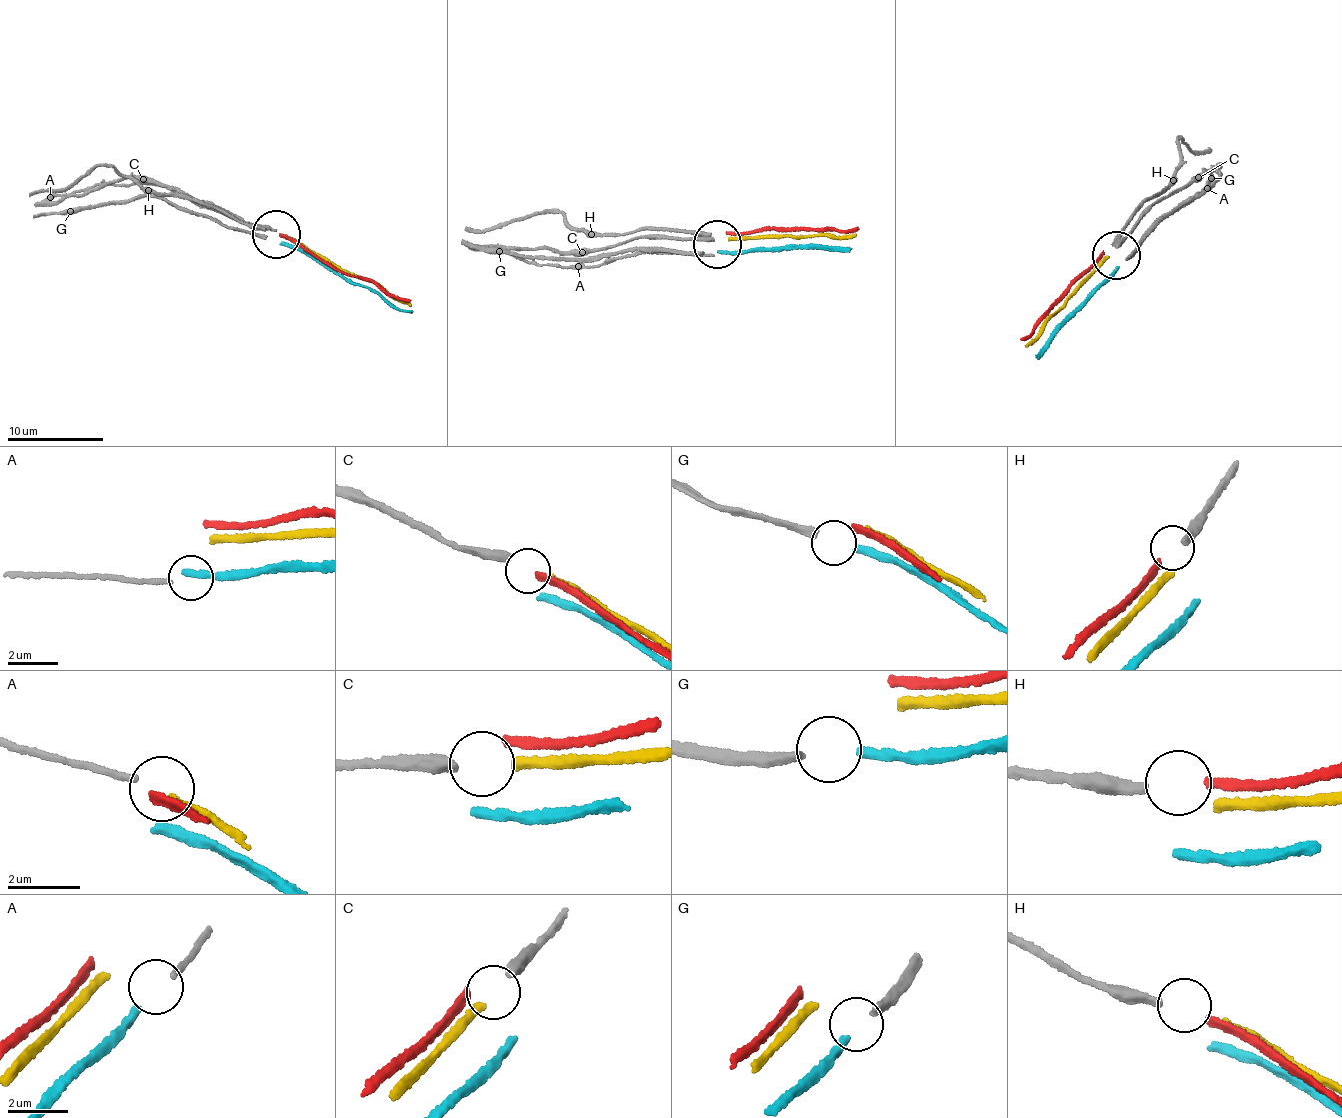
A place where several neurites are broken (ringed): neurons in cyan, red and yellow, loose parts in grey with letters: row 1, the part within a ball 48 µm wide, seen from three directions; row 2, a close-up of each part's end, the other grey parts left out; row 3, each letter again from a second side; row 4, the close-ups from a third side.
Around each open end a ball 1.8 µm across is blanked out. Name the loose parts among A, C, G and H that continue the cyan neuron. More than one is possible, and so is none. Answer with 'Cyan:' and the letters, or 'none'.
Cyan: G

